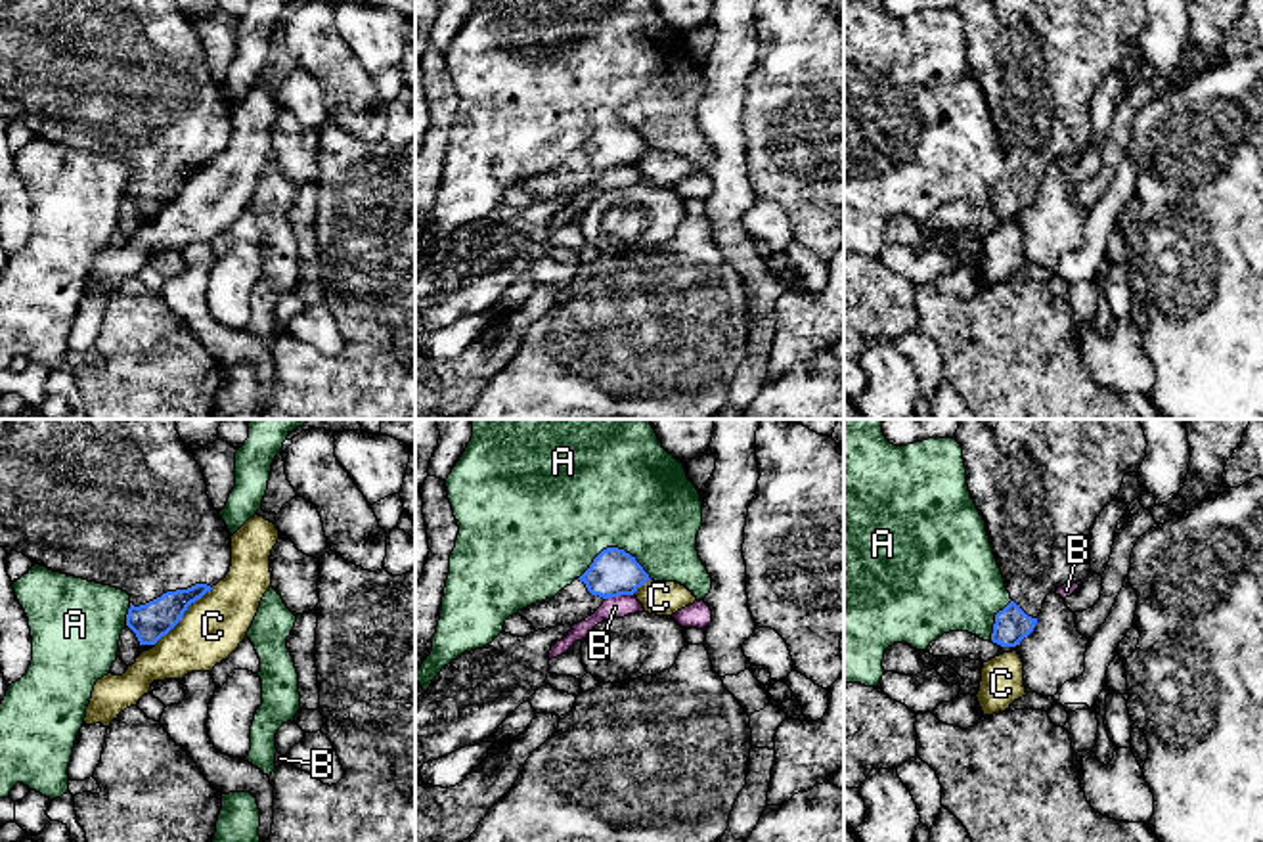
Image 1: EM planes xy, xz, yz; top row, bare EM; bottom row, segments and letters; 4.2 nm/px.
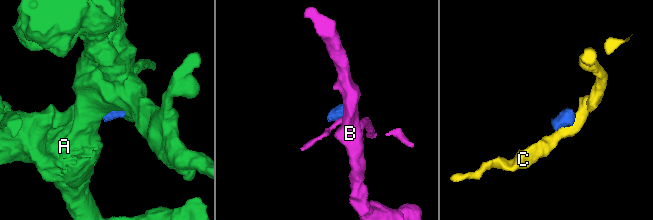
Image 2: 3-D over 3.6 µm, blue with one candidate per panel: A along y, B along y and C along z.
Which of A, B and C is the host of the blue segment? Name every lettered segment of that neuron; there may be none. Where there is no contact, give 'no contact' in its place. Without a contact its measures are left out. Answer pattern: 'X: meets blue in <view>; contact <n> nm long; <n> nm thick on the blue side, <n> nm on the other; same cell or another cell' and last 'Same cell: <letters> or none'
A: meets blue in xz; contact 320 nm long; 200 nm thick on the blue side, 500 nm on the other; another cell
B: meets blue in xz; contact 120 nm long; 200 nm thick on the blue side, 100 nm on the other; another cell
C: meets blue in xy; contact 340 nm long; 160 nm thick on the blue side, 260 nm on the other; another cell
Same cell: none

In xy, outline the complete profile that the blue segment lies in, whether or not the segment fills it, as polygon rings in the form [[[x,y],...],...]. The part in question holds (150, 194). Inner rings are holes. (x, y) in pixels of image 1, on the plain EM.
[[[0,0],[0,119],[23,124],[54,144],[126,163],[130,166],[126,197],[140,216],[155,216],[166,207],[188,178],[224,151],[232,138],[232,105],[209,71],[203,42],[176,0]]]

